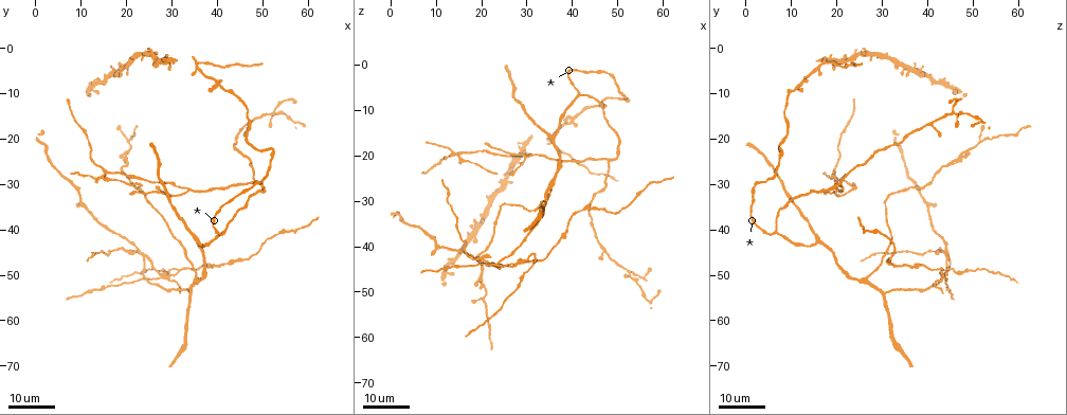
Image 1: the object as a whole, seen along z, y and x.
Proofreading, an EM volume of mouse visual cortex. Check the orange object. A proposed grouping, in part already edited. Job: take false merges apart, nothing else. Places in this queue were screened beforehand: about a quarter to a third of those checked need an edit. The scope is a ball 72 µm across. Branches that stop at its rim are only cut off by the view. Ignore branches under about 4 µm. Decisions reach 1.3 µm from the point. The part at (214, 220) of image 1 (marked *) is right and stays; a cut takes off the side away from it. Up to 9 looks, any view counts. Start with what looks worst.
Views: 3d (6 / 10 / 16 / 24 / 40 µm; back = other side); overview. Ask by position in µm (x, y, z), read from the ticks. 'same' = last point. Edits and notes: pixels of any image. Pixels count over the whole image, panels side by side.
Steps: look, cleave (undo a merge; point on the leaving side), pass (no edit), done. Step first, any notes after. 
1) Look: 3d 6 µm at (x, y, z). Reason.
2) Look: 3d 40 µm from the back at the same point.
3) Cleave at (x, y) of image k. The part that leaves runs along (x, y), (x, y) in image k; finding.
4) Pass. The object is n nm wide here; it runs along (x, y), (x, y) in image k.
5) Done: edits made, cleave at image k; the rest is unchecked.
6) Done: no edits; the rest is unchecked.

Look: 3d 16 µm at (15.0, 28.5, 19.5). Three-way junction.

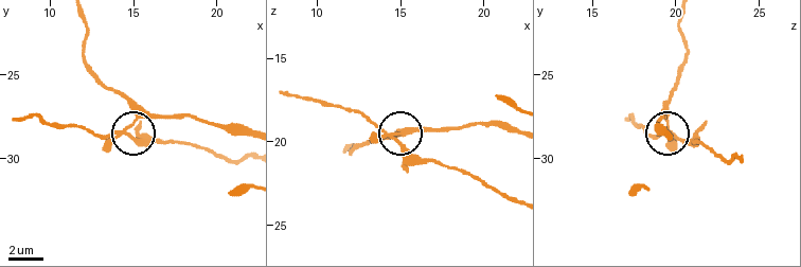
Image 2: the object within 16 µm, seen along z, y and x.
Look: 3d 10 µm at (14.7, 28.7, 19.9).

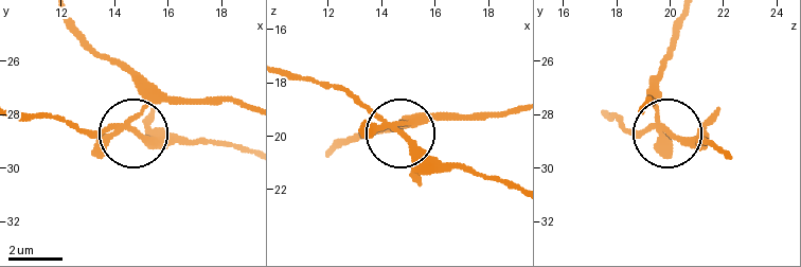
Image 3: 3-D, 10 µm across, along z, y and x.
Cleave at (149, 141) of image 3. The part that leaves runs along (389, 123), (442, 160), (510, 182) in image 3; two cells meet here.

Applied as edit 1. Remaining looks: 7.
Look: 3d 16 µm at (52.5, 13.5, 45.5). Two arms in line, one across.

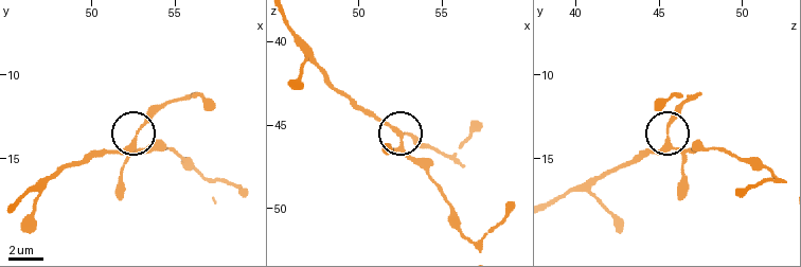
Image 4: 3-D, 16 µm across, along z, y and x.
Look: 3d 6 µm at (52.5, 14.0, 45.6).

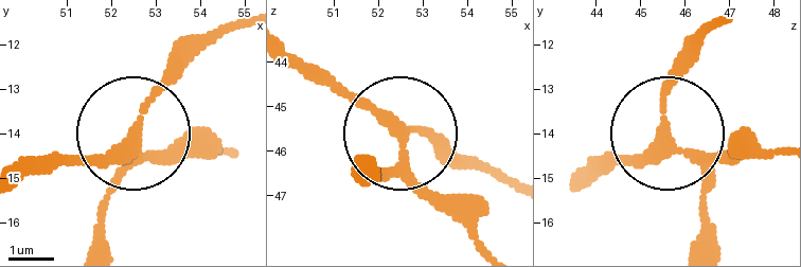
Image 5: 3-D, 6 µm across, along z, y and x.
Pass. The side arm is 8 µm long; it runs along (24, 182), (126, 148), (149, 103), (225, 27) in image 5; all the same cell.

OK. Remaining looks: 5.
Look: 3d 16 µm at (33.5, 31.5, 20.0).

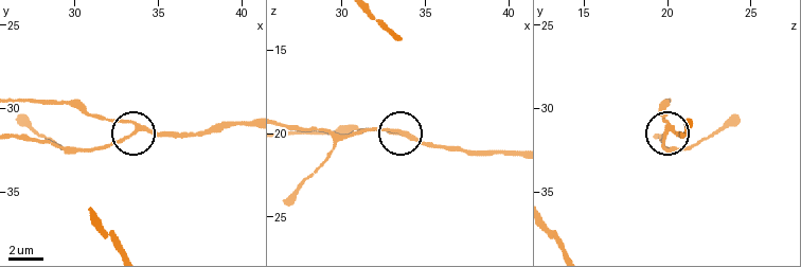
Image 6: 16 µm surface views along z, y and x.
Look: 3d 6 µm at (33.8, 31.3, 20.0). Closer look.

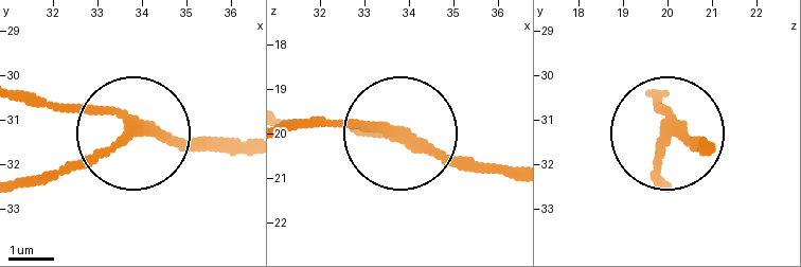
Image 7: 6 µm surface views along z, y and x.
Pass. 3 arms meet here; it runs along (508, 174), (440, 162), (360, 120), (318, 120) in image 7; all the same cell.

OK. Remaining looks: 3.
Look: 3d 24 µm at (30.0, 32.5, 20.5). Three arms meet.

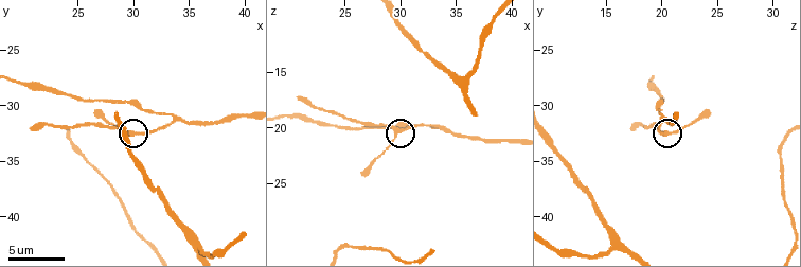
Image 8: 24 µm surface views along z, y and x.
Look: 3d 6 µm at (29.6, 32.6, 20.2). Zoom in.

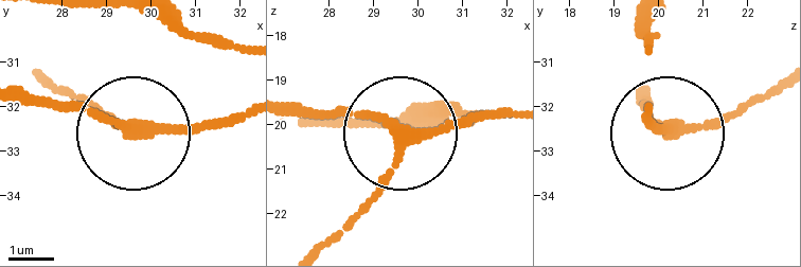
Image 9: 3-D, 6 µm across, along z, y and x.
Pass. It runs along (513, 111), (403, 138), (387, 180), (322, 244) in image 9; one cell here.

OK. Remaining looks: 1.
Done: edits made, cleave at image 3; the rest is unchecked.

